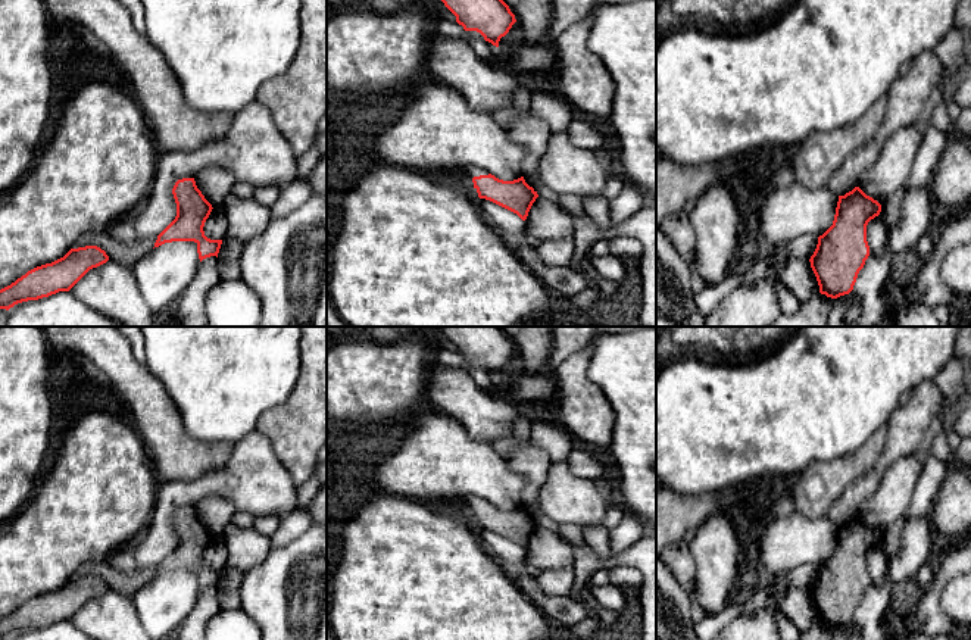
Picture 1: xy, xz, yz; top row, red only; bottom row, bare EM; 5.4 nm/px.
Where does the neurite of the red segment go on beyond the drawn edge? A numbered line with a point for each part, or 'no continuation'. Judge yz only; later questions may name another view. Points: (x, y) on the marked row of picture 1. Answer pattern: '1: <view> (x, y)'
no continuation

